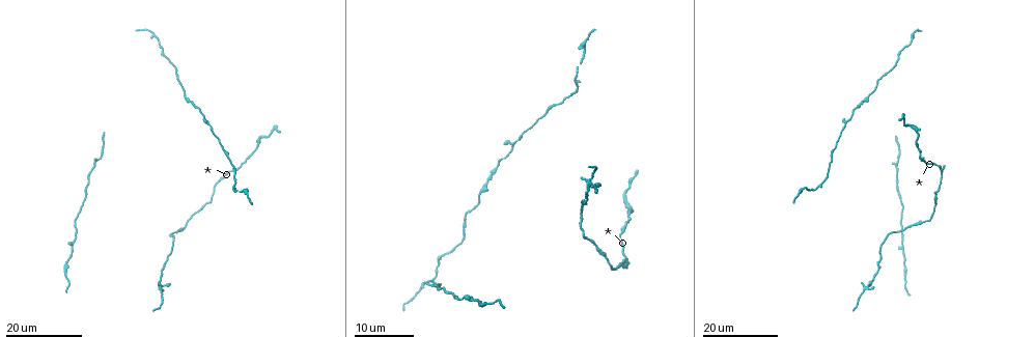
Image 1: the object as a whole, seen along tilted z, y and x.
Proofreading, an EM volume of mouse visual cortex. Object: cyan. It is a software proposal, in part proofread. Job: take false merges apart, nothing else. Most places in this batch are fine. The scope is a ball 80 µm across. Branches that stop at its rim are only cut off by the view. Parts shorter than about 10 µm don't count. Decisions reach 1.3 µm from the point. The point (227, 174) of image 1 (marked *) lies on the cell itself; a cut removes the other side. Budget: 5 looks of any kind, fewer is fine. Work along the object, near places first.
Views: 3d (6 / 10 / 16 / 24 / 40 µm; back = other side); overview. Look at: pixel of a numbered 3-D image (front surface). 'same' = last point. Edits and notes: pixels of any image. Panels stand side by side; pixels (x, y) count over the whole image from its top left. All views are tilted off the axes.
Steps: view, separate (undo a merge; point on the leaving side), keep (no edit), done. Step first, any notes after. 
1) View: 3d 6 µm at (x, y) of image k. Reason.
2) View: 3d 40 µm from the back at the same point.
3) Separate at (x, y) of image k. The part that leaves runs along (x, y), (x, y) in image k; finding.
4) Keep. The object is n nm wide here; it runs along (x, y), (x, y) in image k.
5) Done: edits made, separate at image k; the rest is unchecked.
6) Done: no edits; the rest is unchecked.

View: 3d 24 µm at (937, 165) of image 1. Calibre changes.

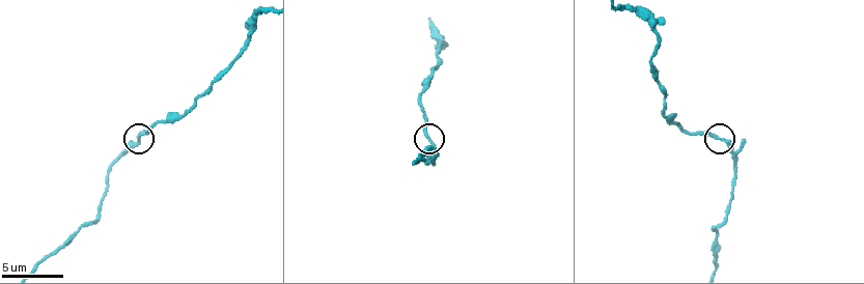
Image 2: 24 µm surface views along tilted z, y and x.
View: 3d 10 µm at (434, 142) of image 2.

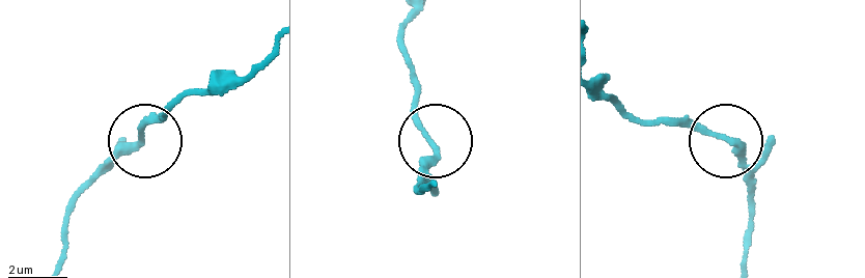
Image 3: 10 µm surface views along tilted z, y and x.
Keep. It runs along (165, 118), (141, 122), (138, 142), (84, 184) in image 3; continuous, no second cell.

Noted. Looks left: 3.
View: 3d 24 µm at (917, 223) of image 1. Thick turns thin.

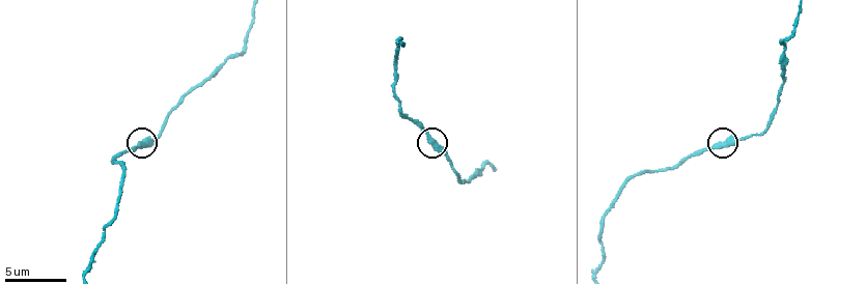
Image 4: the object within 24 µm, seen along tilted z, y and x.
View: 3d 10 µm at (430, 138) of image 4.

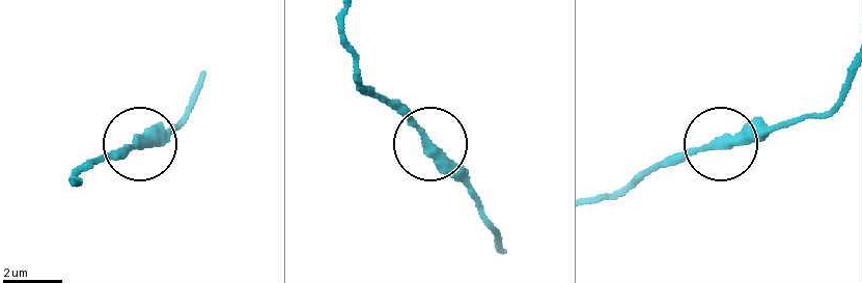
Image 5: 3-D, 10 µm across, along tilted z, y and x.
Keep. It runs along (846, 86), (821, 114), (751, 128), (663, 165) in image 5; all the same cell.

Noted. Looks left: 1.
Done: no edits; the rest is unchecked.

